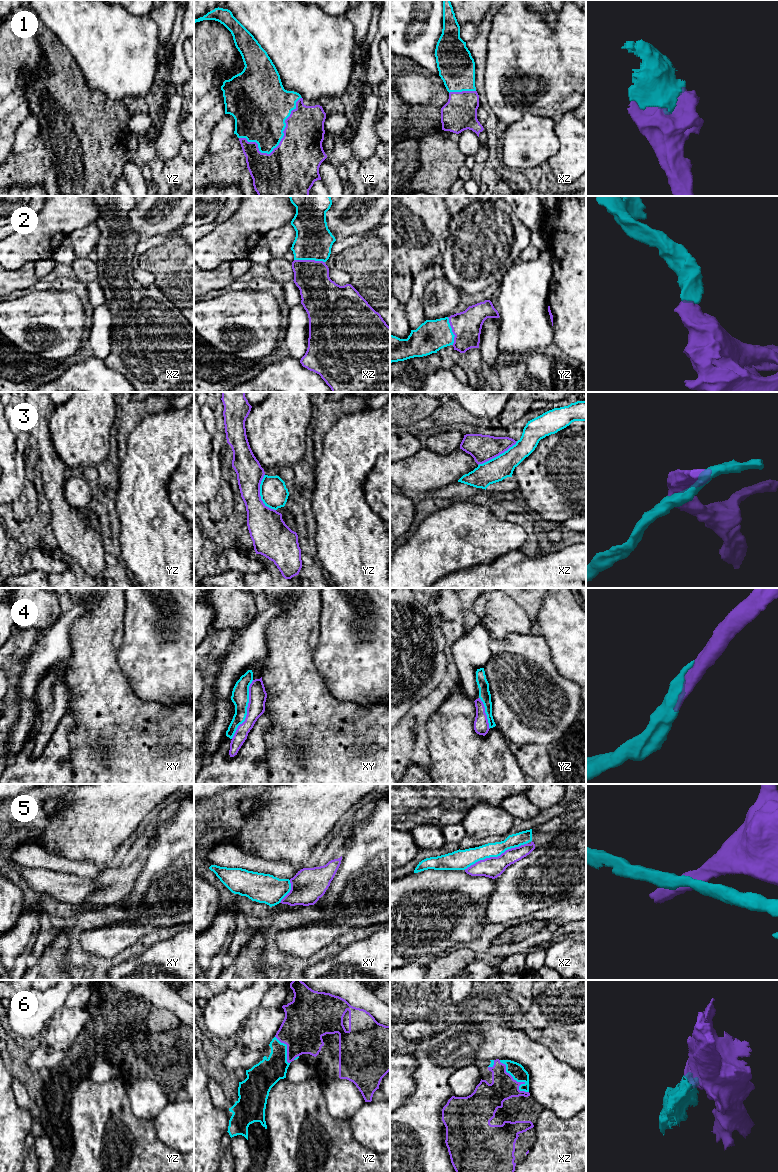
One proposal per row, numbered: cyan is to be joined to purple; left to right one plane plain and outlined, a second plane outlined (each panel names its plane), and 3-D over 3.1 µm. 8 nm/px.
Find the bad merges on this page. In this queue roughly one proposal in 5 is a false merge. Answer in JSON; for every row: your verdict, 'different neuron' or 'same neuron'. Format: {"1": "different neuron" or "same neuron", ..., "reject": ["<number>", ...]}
{"1": "same neuron", "2": "same neuron", "3": "different neuron", "4": "same neuron", "5": "different neuron", "6": "same neuron", "reject": ["3", "5"]}

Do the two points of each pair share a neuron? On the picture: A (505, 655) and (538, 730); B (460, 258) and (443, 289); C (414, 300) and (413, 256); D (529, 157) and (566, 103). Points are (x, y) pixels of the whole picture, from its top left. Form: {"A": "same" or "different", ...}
{"A": "same", "B": "different", "C": "different", "D": "different"}

